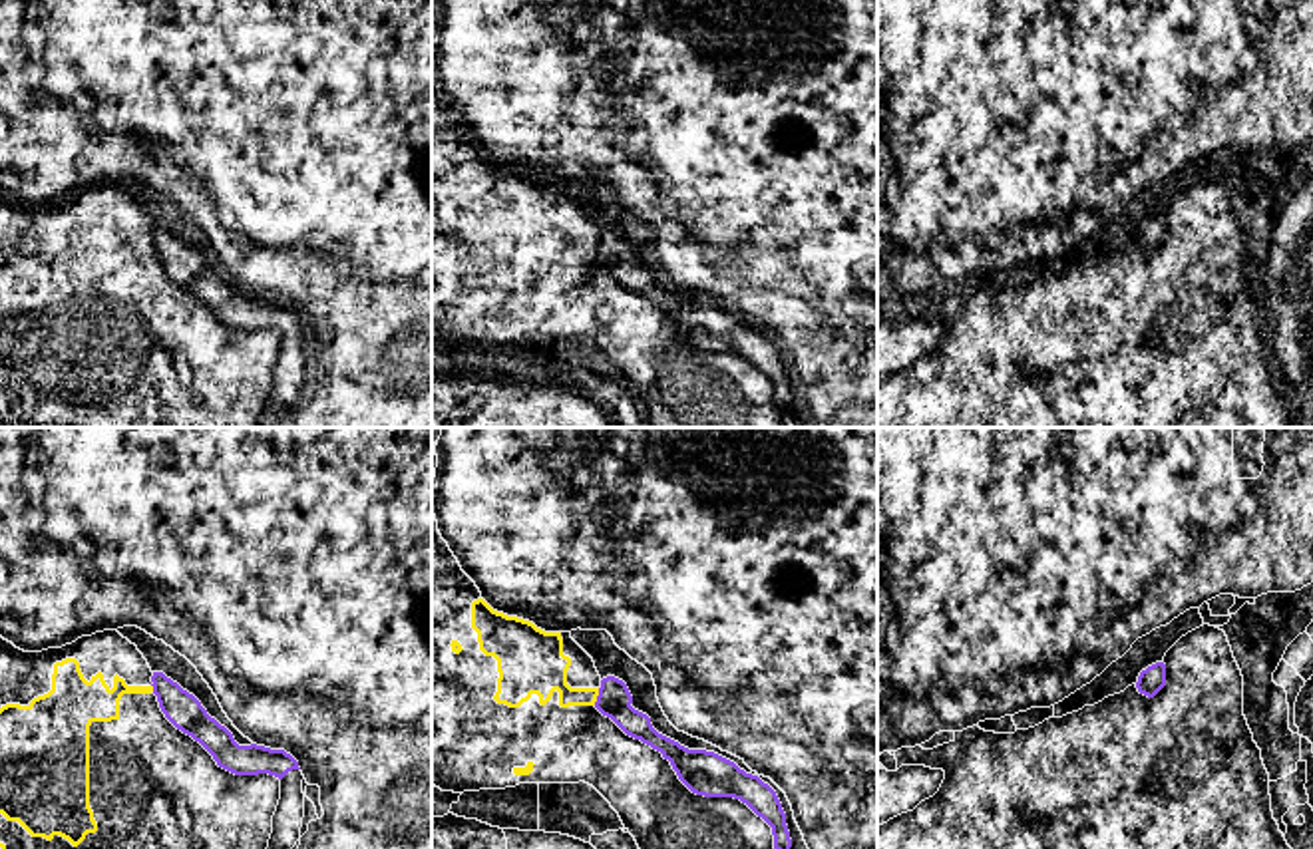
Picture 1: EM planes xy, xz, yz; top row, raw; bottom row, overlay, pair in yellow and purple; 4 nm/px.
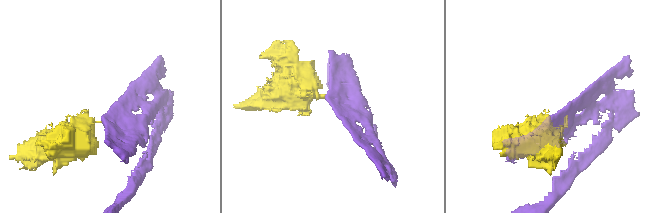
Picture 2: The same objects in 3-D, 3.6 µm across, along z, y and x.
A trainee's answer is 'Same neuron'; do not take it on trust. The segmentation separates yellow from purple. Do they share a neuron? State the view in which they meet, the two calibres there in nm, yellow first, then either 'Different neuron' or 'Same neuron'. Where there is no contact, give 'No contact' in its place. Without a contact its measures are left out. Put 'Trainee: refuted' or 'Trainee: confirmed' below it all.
Touches yellow in xz. Thickness 200 nm (yellow) against 140 nm. Different neuron
Trainee: refuted

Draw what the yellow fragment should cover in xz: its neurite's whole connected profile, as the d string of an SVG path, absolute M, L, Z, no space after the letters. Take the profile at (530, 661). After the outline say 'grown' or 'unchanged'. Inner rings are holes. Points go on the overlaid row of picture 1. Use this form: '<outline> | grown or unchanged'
M432 441L432 783L442 791L505 789L519 783L579 783L593 785L619 813L625 829L635 837L639 849L774 849L772 827L746 803L734 797L704 797L692 793L676 775L660 752L627 736L611 718L597 708L601 676L593 658L571 638L571 632L545 632L533 622L493 610L475 583L462 571L458 559L438 531L434 515L434 477L438 467L436 443Z | grown

